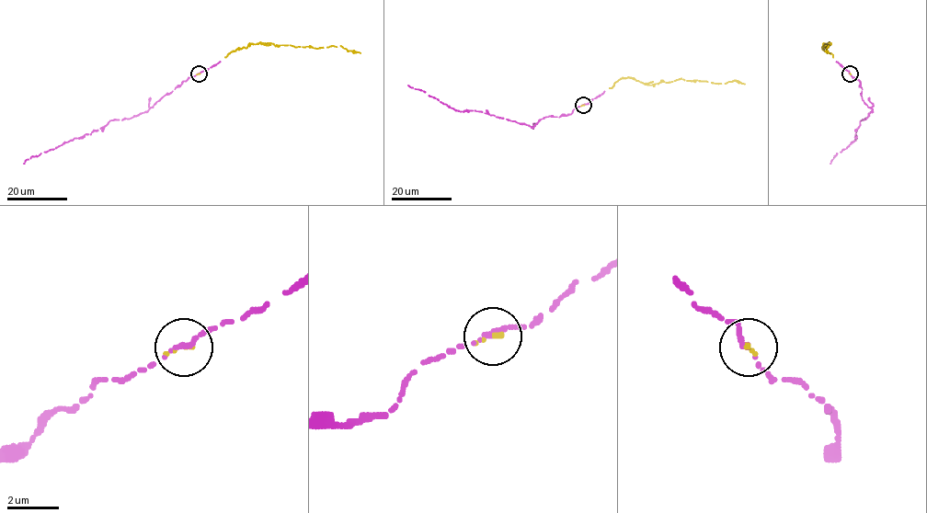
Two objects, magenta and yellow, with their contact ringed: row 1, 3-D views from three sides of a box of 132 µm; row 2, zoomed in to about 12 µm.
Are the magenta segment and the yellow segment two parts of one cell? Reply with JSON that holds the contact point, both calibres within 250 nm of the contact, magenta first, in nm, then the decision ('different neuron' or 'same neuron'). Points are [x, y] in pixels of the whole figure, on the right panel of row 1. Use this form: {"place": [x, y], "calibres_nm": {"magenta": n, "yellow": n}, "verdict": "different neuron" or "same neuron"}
{"place": [850, 74], "calibres_nm": {"magenta": 180, "yellow": 180}, "verdict": "same neuron"}

